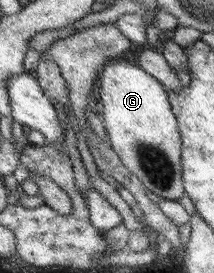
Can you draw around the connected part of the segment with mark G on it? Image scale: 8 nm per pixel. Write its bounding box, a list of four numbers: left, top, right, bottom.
[96,61,182,201]

